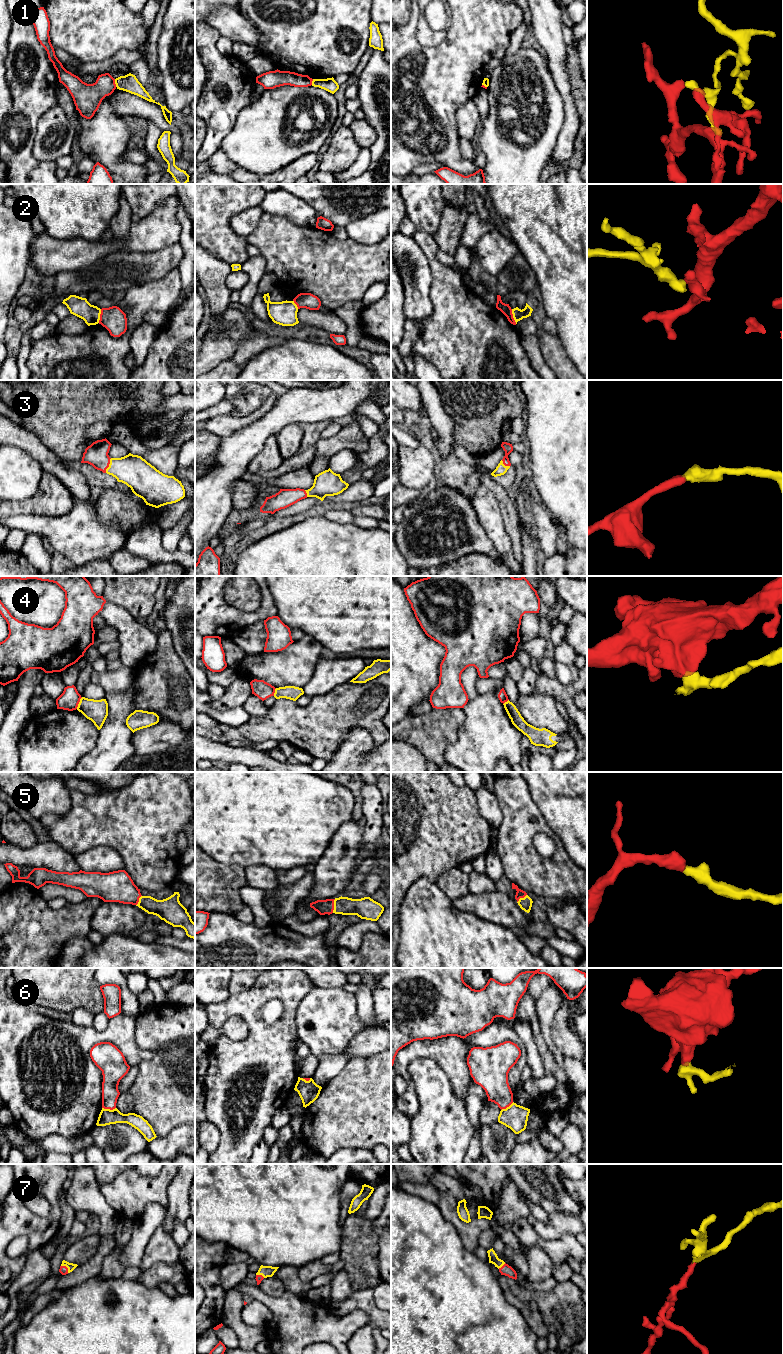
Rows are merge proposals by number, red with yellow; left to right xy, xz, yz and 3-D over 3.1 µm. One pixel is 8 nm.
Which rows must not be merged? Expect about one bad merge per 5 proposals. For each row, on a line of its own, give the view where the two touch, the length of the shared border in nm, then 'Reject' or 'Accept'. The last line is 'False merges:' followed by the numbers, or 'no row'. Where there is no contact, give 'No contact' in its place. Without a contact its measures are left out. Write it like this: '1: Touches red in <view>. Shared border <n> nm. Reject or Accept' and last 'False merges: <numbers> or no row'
1: Touches red in xy. Shared border 70 nm. Reject
2: Touches red in yz. Shared border 130 nm. Reject
3: Touches red in xy. Shared border 130 nm. Accept
4: Touches red in xy. Shared border 110 nm. Reject
5: Touches red in xz. Shared border 110 nm. Accept
6: Touches red in xy. Shared border 110 nm. Reject
7: Touches red in xy. Shared border 90 nm. Accept
False merges: 1, 2, 4, 6

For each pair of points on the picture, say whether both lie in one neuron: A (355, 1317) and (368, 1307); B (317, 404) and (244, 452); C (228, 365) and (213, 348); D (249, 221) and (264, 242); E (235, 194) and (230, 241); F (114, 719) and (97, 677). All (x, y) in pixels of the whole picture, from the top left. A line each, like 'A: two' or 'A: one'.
A: two
B: one
C: two
D: two
E: one
F: one

